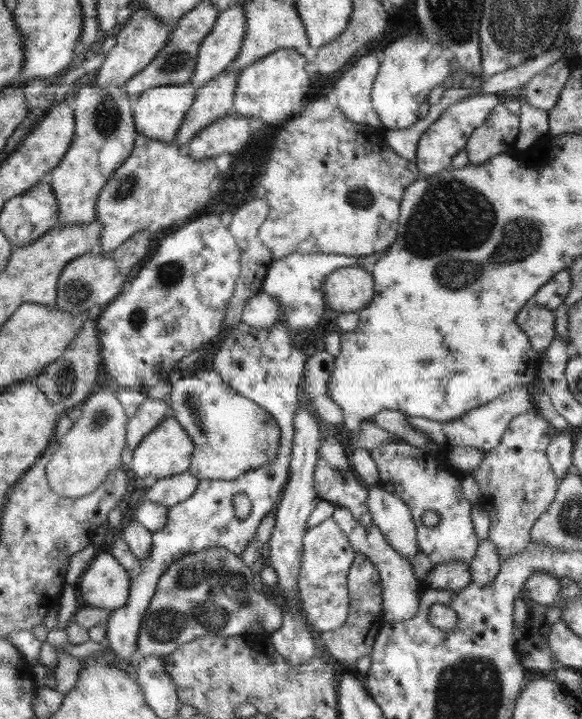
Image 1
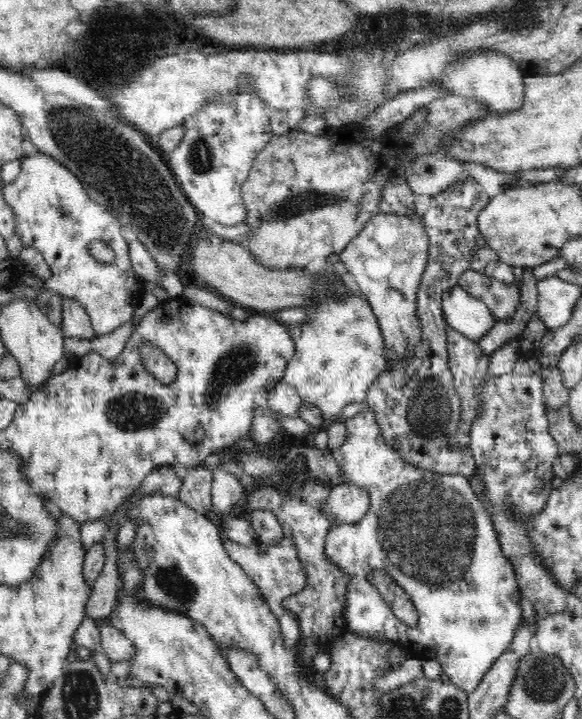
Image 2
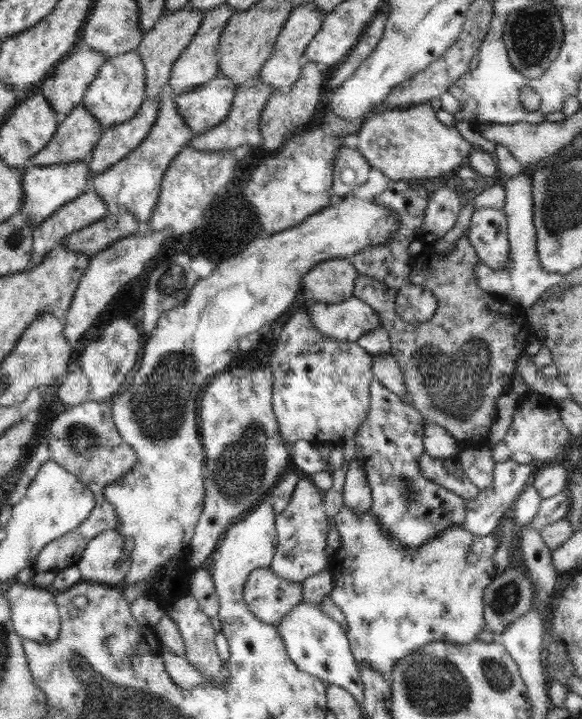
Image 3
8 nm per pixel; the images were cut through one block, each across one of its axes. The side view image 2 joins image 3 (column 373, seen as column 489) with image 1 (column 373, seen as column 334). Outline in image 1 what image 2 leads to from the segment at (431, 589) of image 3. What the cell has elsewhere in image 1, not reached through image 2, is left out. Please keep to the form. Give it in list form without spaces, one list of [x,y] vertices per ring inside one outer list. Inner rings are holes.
[[[388,442],[370,450],[372,460],[379,470],[378,485],[395,494],[410,509],[413,524],[417,530],[417,543],[432,561],[432,564],[448,564],[455,560],[471,562],[476,554],[479,540],[471,521],[472,503],[464,497],[460,482],[463,479],[458,470],[437,465],[435,454],[428,454],[404,442]],[[336,507],[331,517],[348,537],[349,545],[355,554],[356,552],[365,554],[368,560],[378,569],[380,584],[382,585],[382,624],[412,618],[420,606],[421,586],[407,558],[399,552],[396,552],[396,550],[385,541],[384,535],[381,534],[378,526],[374,526],[372,523],[368,528],[363,527],[360,522],[354,520],[353,514],[348,508]],[[426,510],[436,510],[440,520],[436,526],[426,526],[422,516]]]

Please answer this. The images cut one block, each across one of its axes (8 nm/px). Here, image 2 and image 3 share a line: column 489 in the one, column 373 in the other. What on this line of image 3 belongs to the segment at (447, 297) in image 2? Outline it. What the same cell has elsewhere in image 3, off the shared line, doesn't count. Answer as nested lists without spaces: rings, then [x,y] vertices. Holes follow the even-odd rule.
[[[352,296],[339,304],[317,303],[310,306],[310,319],[322,335],[338,341],[356,341],[363,334],[382,328],[374,308]]]

